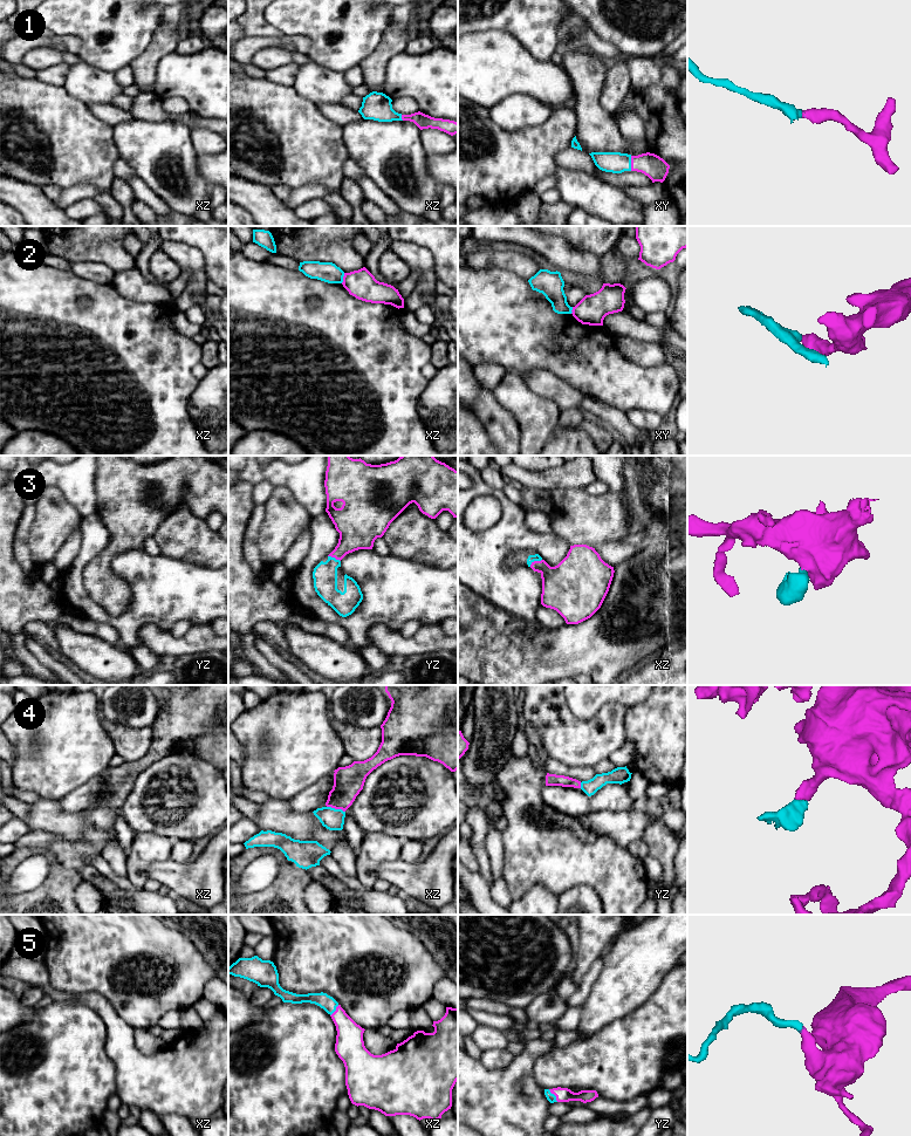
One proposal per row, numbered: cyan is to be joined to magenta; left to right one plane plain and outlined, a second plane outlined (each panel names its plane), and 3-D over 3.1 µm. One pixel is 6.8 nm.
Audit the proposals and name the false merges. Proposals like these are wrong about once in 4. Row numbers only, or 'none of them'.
2

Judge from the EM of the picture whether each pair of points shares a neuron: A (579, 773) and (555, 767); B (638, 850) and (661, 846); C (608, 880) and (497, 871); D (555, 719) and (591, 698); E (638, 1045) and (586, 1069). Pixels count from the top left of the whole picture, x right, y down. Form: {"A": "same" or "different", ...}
{"A": "same", "B": "different", "C": "different", "D": "different", "E": "same"}

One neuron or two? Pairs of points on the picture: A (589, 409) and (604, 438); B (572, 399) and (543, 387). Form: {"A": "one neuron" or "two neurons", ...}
{"A": "two neurons", "B": "one neuron"}

